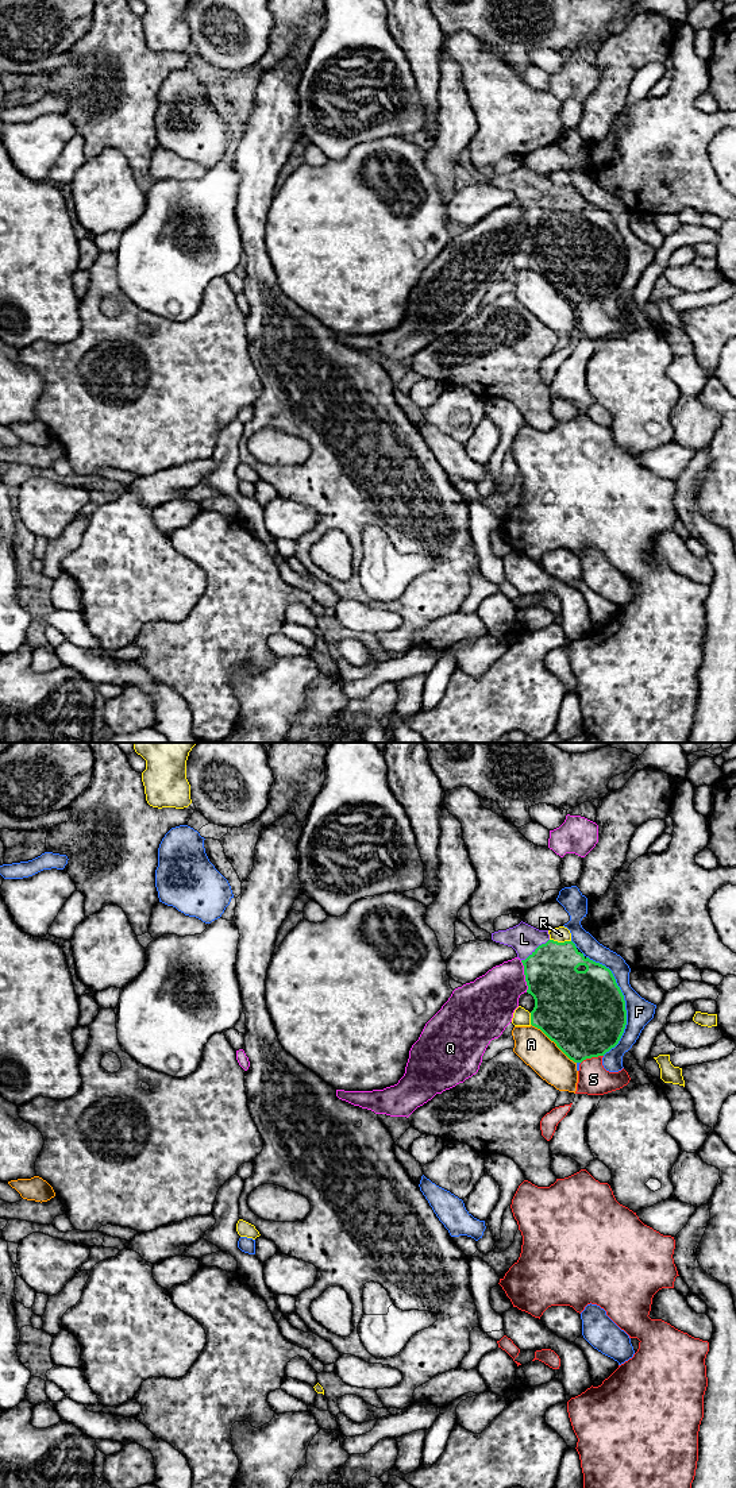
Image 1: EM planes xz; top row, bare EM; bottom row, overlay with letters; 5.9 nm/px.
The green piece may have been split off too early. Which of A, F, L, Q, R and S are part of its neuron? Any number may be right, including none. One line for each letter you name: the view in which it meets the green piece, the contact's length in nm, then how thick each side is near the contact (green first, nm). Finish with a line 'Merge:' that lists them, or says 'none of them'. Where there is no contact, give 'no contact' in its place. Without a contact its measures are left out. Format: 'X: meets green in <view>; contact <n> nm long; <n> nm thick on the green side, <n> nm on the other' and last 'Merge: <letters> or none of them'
L: meets green in xz; contact 220 nm long; 320 nm thick on the green side, 180 nm on the other
Merge: L

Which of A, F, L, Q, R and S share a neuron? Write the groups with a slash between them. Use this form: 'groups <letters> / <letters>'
groups A / F / L / Q / R / S

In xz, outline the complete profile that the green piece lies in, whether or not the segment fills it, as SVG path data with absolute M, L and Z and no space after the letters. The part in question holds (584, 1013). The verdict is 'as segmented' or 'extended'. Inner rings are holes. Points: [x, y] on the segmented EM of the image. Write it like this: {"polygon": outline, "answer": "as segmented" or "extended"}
{"polygon": "M525 922L492 933L492 940L512 947L524 965L527 992L535 999L531 1025L540 1029L574 1063L604 1056L614 1048L627 1025L625 1001L609 968L585 957L573 941L558 942L548 930Z", "answer": "extended"}

